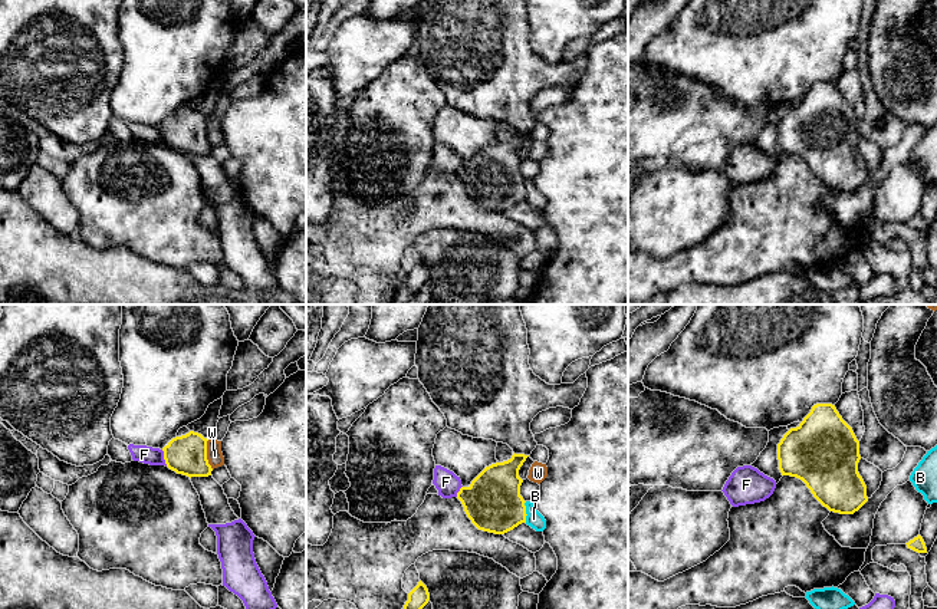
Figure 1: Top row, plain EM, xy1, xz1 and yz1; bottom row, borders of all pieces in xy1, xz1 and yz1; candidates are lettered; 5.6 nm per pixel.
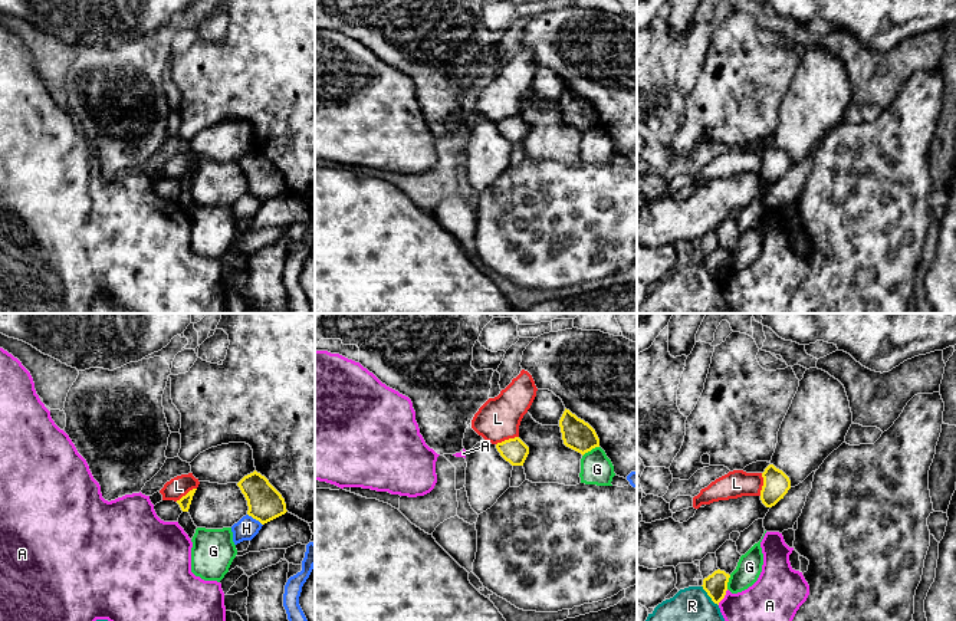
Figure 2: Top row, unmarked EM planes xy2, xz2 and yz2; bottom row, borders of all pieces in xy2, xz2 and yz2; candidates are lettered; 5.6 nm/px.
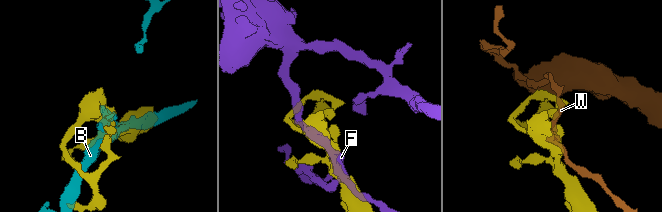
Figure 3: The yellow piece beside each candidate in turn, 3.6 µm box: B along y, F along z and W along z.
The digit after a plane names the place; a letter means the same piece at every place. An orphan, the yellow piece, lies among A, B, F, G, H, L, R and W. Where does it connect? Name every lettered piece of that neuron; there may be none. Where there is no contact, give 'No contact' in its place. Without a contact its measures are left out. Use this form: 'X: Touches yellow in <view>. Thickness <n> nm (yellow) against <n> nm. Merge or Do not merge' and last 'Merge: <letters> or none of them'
A: Touches yellow in yz2. Thickness 130 nm (yellow) against 340 nm. Do not merge
B: Touches yellow in xz1. Thickness 320 nm (yellow) against 90 nm. Do not merge
F: Touches yellow in xy1. Thickness 220 nm (yellow) against 100 nm. Do not merge
G: Touches yellow in xz2. Thickness 170 nm (yellow) against 180 nm. Do not merge
H: Touches yellow in xy2. Thickness 190 nm (yellow) against 120 nm. Do not merge
L: Touches yellow in xz2. Thickness 140 nm (yellow) against 240 nm. Do not merge
R: Touches yellow in yz2. Thickness 130 nm (yellow) against 440 nm. Do not merge
W: Touches yellow in xy1. Thickness 220 nm (yellow) against 90 nm. Do not merge
Merge: none of them

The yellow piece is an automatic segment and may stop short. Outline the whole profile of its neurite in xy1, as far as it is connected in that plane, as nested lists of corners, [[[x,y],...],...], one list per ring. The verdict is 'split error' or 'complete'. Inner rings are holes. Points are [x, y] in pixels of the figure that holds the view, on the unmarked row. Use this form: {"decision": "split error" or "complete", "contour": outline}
{"decision": "complete", "contour": [[[194,109],[172,116],[162,126],[167,145],[190,157],[211,154],[213,147],[207,138],[207,119]]]}

